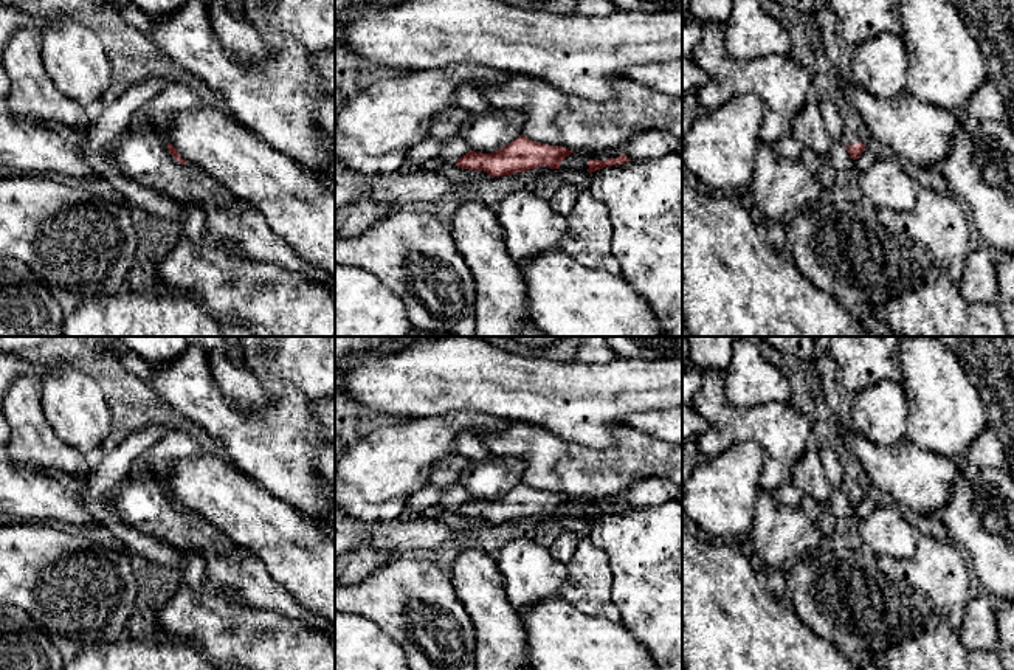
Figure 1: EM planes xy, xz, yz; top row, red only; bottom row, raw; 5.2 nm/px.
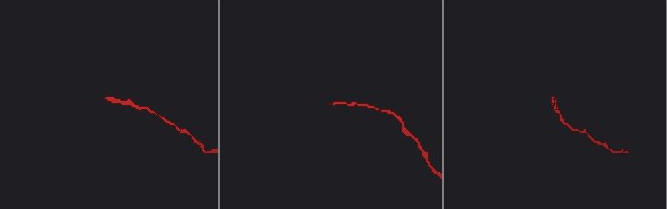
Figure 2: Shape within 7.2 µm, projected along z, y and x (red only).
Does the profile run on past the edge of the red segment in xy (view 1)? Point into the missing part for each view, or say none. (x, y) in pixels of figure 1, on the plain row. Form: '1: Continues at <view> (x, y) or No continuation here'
1: No continuation here

